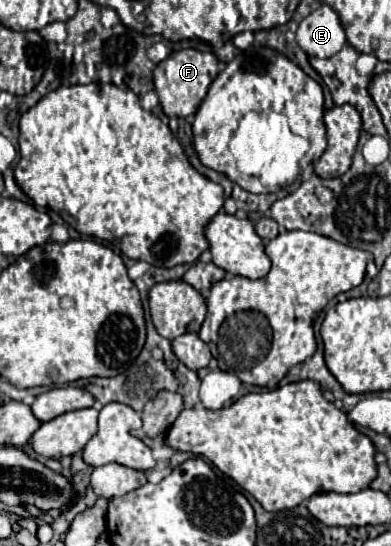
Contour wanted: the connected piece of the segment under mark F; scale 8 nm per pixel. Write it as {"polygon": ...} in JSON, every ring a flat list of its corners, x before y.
{"polygon":[[182,49,178,53,172,53,162,63,158,63,154,69,154,89,160,97,164,113,168,117,194,115,216,75,218,75,218,57,214,53,204,53,196,49]]}

